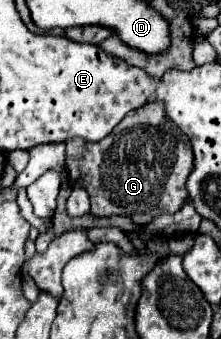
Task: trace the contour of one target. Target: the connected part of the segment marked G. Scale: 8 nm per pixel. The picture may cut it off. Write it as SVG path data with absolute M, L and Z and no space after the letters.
M152 102L128 112L128 116L100 142L88 142L84 138L72 138L66 142L66 168L70 184L88 190L92 202L90 212L94 216L122 214L132 218L136 224L148 224L156 216L174 214L182 204L186 204L186 180L194 170L194 154L188 136L168 120L164 102Z

